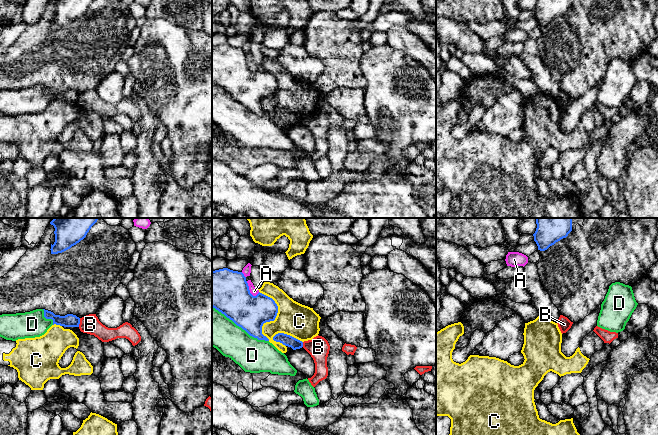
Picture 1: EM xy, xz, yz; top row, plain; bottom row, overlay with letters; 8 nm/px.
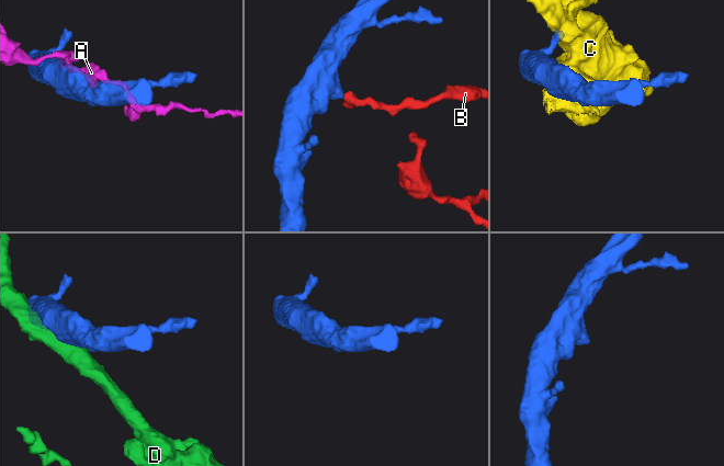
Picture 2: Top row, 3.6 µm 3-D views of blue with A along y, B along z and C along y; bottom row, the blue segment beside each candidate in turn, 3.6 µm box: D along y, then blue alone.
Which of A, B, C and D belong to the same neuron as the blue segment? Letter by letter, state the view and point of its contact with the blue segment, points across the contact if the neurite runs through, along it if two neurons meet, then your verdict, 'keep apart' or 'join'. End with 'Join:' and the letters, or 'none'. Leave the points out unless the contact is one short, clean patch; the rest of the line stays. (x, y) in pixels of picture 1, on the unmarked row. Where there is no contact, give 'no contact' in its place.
A: meets blue in xz at (248, 65); keep apart
B: meets blue in xy at (79, 98); border along xy (80, 94), (78, 102); keep apart
C: meets blue in xz at (276, 91); keep apart
D: meets blue in xz at (240, 102); keep apart
Join: none

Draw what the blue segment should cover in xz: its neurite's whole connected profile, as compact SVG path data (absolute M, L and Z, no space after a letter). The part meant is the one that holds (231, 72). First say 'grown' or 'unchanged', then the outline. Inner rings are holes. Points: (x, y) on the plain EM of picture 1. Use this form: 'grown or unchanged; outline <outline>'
unchanged; outline M228 44L212 47L212 83L250 112L269 117L262 110L262 102L275 96L278 82L260 68L253 72L242 48Z

